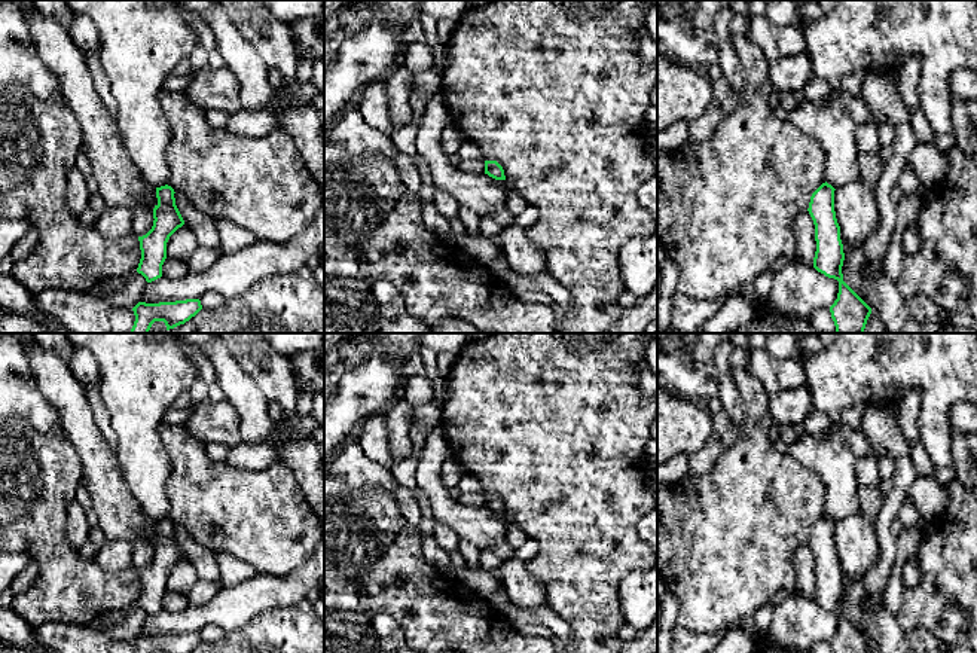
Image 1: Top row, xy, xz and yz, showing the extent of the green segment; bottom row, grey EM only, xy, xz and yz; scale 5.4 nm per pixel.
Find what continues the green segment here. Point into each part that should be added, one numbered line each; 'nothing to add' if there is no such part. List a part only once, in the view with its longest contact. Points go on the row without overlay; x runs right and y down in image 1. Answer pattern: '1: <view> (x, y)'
nothing to add

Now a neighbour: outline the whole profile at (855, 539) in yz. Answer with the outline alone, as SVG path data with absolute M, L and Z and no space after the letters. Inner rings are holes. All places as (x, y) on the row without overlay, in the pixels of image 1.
M860 512L836 521L834 544L845 588L849 580L865 579L879 559L876 527Z

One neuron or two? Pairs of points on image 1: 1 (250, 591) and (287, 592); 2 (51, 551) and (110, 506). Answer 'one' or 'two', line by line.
1: one
2: two

